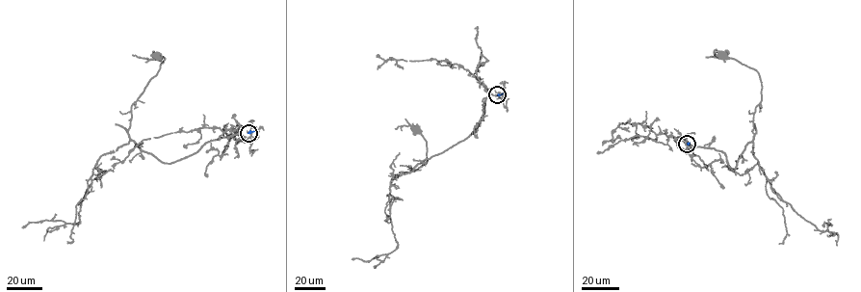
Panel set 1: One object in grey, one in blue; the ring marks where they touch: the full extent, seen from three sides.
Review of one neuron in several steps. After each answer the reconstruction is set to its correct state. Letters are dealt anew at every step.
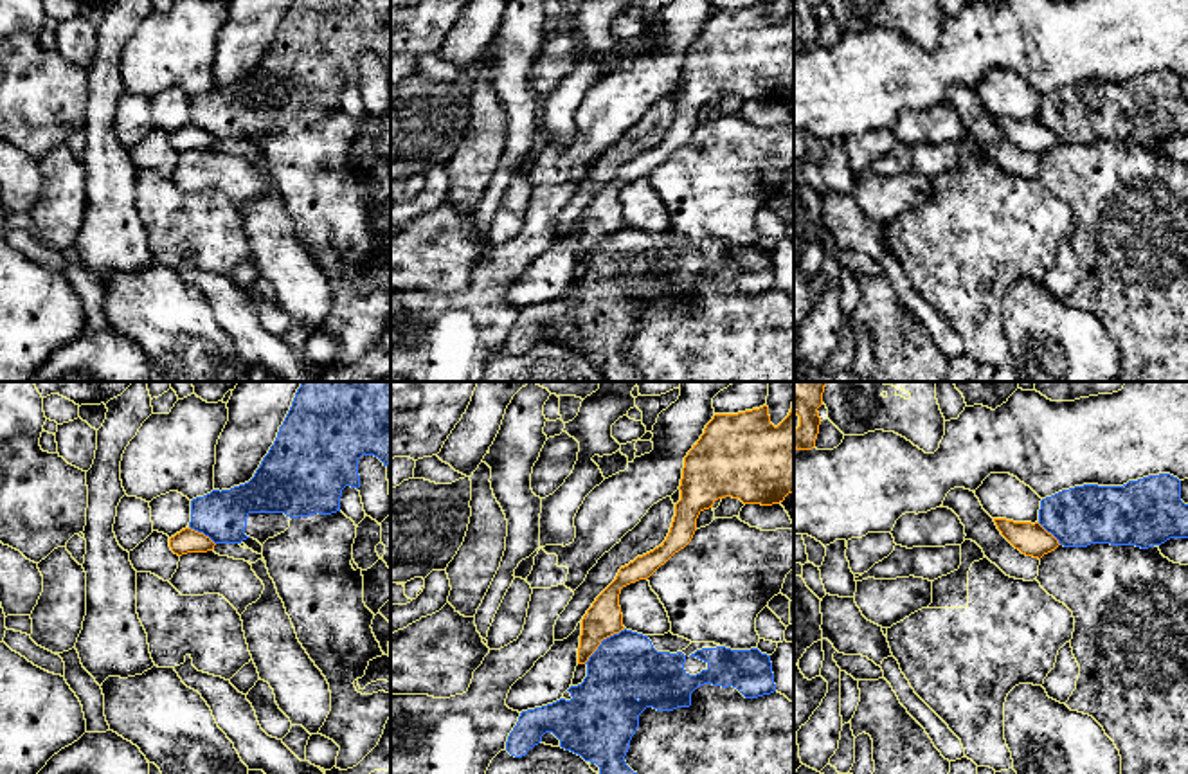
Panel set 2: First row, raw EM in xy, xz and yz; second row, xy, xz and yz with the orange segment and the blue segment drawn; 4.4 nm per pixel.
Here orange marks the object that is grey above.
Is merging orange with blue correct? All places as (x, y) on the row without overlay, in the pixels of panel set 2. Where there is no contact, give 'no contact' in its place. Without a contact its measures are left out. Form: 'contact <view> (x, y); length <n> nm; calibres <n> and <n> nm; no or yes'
contact xz (602, 236); length 240 nm; calibres 160 and 300 nm; no

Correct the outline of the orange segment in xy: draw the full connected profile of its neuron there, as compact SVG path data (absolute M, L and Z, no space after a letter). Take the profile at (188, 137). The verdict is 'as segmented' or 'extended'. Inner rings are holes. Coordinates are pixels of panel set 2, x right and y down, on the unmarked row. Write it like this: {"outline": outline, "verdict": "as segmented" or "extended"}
{"outline": "M191 124L182 126L169 135L169 144L175 151L182 153L187 149L207 149L214 146L214 139Z", "verdict": "as segmented"}

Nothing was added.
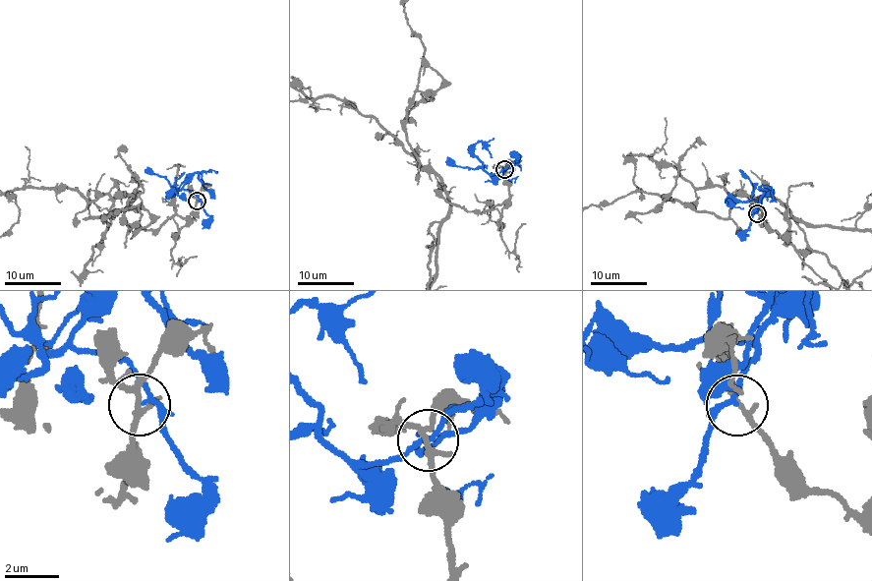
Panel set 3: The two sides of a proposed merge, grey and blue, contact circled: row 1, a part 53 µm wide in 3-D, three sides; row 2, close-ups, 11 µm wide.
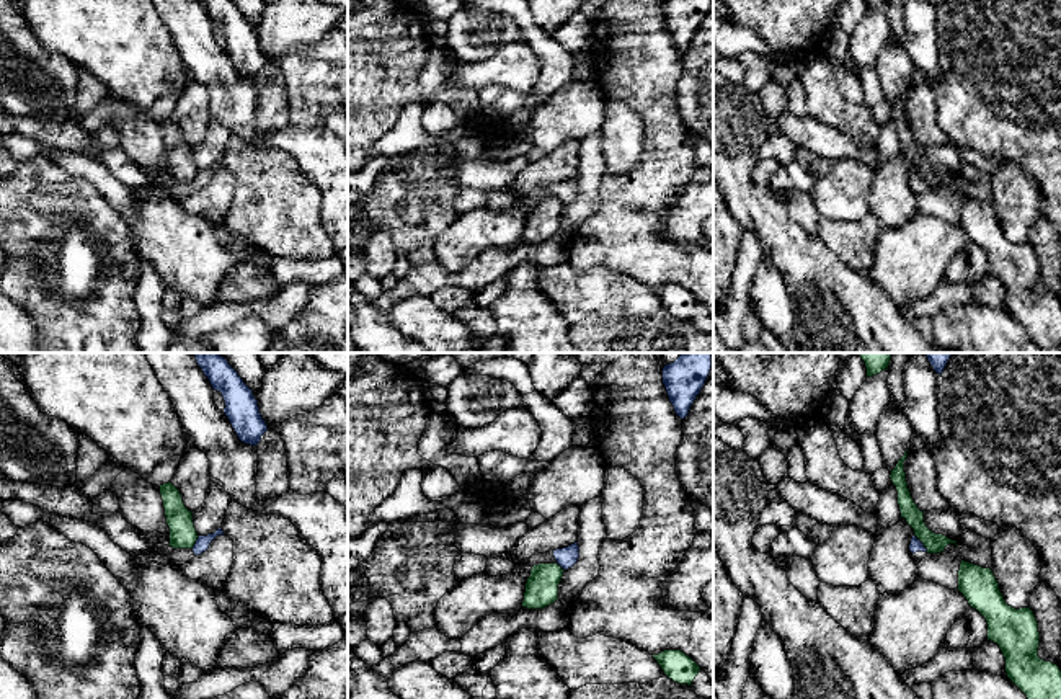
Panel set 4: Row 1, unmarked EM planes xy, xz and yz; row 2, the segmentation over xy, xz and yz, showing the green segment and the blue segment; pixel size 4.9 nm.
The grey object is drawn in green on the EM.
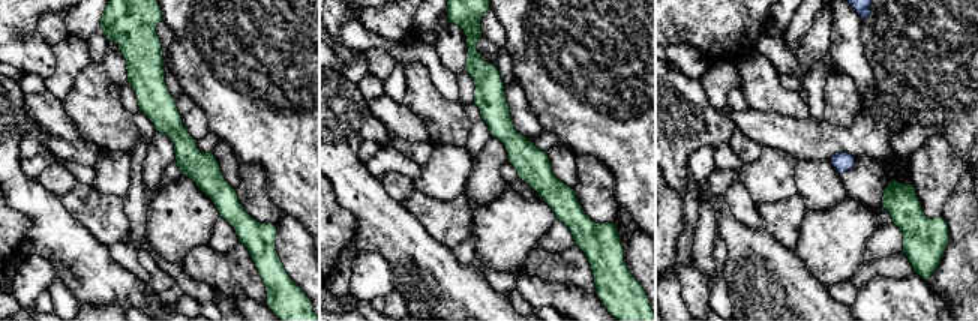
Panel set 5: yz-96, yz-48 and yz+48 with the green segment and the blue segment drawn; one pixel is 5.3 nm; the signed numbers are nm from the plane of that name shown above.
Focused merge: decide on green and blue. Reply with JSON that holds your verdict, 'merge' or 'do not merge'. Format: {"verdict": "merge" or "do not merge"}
{"verdict": "do not merge"}

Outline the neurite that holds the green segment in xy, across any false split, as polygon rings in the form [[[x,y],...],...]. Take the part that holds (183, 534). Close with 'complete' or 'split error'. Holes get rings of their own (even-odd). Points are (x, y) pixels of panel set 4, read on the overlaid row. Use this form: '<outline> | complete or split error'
[[[171,483],[160,485],[166,524],[170,528],[170,547],[193,549],[198,541],[198,532],[189,511],[181,498],[180,490]]] | complete

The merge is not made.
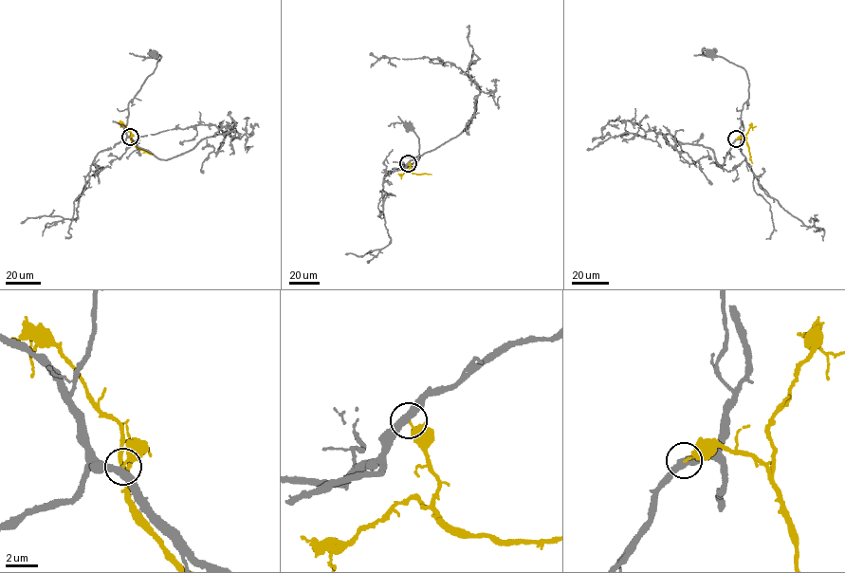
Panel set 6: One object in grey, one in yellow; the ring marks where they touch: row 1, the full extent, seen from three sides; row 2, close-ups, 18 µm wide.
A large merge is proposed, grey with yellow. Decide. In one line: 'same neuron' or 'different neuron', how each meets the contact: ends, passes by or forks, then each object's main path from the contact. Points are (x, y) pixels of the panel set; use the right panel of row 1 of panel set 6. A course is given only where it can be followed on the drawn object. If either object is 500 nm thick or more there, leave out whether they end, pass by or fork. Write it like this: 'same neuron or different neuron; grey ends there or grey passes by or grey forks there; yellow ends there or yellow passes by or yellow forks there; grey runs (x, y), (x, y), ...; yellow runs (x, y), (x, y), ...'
same neuron; grey passes by; yellow ends there; grey runs (736, 139), (721, 166), (709, 148), (681, 143), (630, 120), (609, 120), (601, 138), (592, 141); yellow runs (736, 139), (745, 140), (752, 163)

